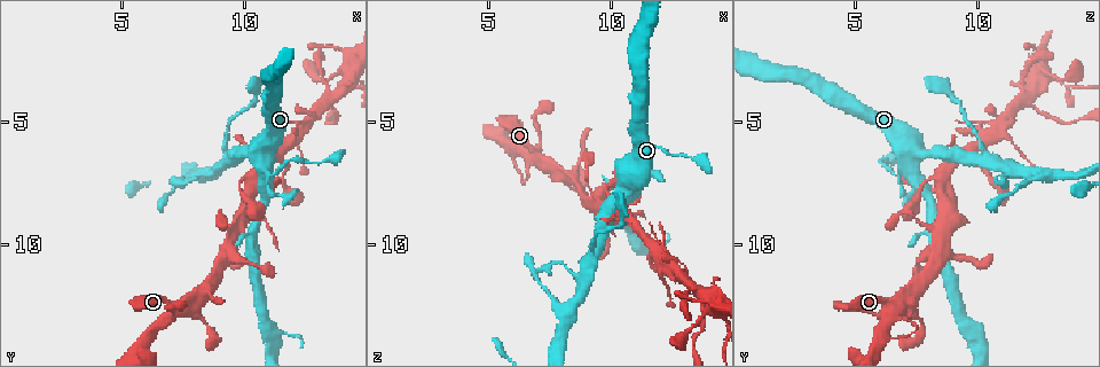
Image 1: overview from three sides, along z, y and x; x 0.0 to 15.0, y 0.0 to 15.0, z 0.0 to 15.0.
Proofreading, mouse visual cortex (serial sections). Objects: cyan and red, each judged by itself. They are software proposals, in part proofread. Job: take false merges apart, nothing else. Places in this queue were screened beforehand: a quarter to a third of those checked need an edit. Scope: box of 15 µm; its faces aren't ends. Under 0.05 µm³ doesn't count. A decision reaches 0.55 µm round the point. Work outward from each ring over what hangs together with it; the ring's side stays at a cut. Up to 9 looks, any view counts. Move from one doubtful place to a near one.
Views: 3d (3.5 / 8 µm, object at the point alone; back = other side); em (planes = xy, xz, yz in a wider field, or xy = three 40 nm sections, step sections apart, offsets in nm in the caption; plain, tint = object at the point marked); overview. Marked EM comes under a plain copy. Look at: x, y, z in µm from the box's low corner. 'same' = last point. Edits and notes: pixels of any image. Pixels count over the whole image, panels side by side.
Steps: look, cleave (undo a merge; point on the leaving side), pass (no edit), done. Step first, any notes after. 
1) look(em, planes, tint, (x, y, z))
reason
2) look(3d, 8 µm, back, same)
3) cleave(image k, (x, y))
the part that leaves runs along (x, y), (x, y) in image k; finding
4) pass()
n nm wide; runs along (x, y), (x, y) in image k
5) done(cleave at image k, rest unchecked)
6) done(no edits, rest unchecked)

look(3d, 3.5 µm, (7.0, 12.6, 6.4))

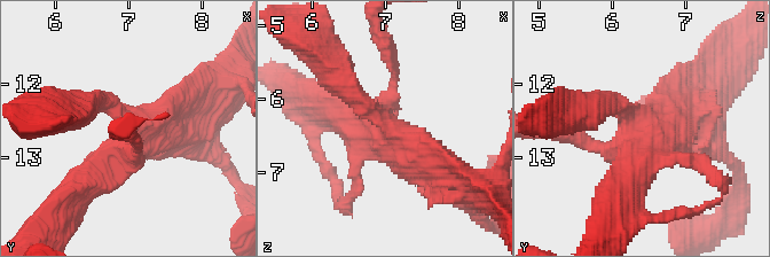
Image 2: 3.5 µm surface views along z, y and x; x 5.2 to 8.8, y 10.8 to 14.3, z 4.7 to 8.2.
look(em, xy, step 1, tint, (7.10, 12.60, 6.45))
now the EM

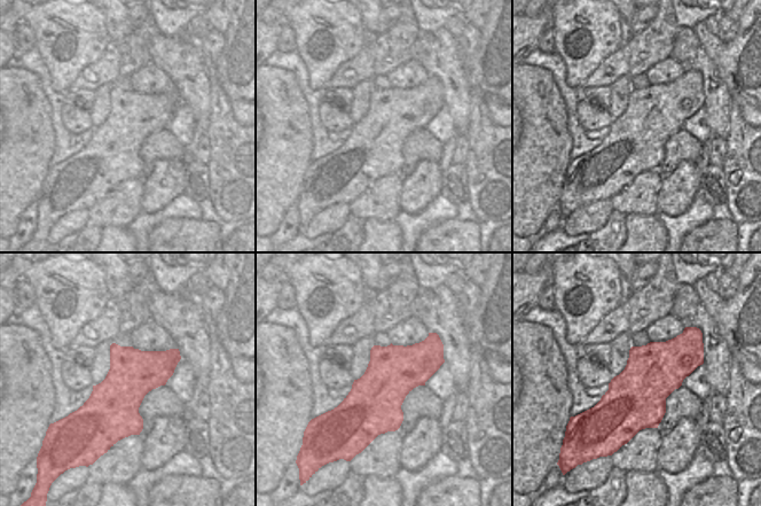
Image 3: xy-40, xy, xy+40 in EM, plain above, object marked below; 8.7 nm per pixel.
pass()
runs along (342, 83), (447, 182) in image 2; one cell here

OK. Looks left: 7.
look(3d, 8 µm, (10.2, 7.7, 8.5))
four-way junction

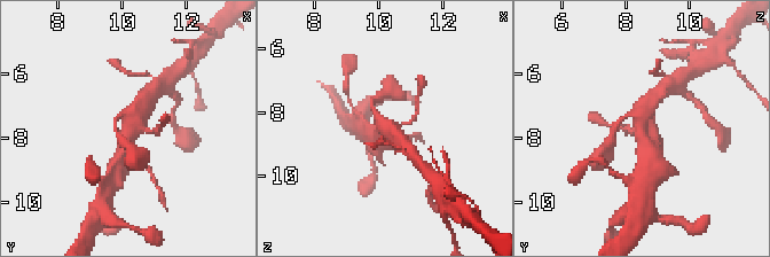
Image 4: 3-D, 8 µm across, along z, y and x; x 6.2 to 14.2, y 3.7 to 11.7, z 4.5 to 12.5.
look(3d, 3.5 µm, (10.4, 7.7, 8.4))
closer look

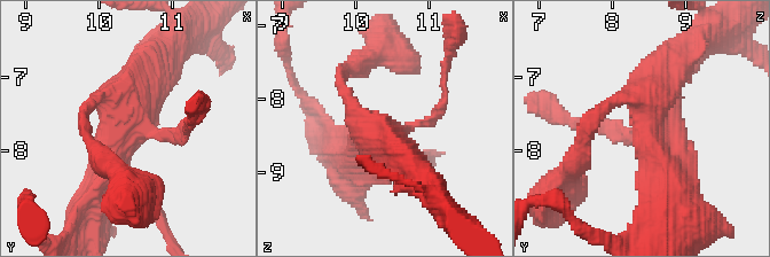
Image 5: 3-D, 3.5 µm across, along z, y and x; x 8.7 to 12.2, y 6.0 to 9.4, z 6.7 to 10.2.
look(em, xy, step 3, tint, (10.30, 7.70, 8.50))
now the EM

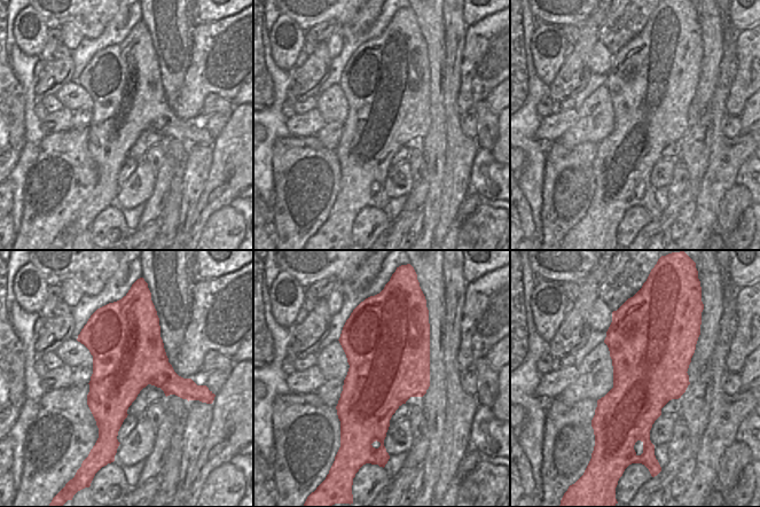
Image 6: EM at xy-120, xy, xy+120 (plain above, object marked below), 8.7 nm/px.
pass()
runs along (95, 192), (148, 61) in image 5; continuous, no second cell

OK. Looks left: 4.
look(3d, 3.5 µm, (9.3, 6.4, 10.3))
two arms in line, one across

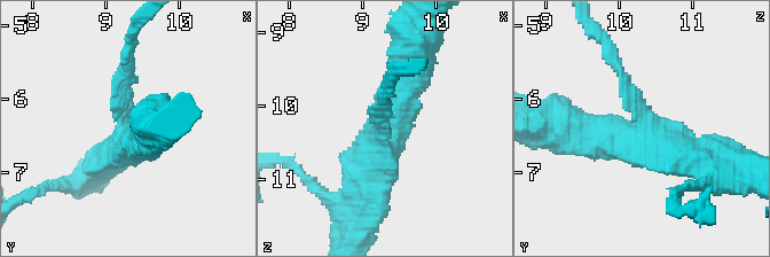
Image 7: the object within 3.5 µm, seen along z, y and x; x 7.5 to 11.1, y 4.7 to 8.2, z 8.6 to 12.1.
look(em, planes, tint, (9.25, 6.30, 10.35))

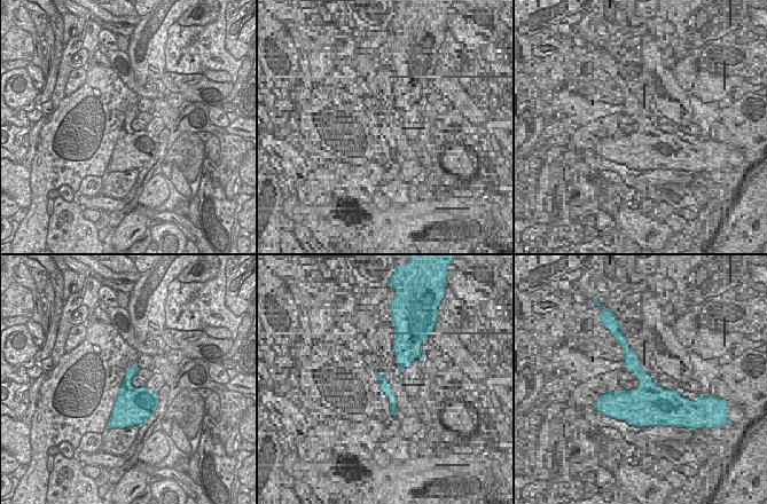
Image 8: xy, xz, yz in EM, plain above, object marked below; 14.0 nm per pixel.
pass()
runs along (408, 67), (366, 204) in image 7; one cell here

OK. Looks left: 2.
look(3d, 3.5 µm, (7.5, 7.4, 11.9))
thin neck

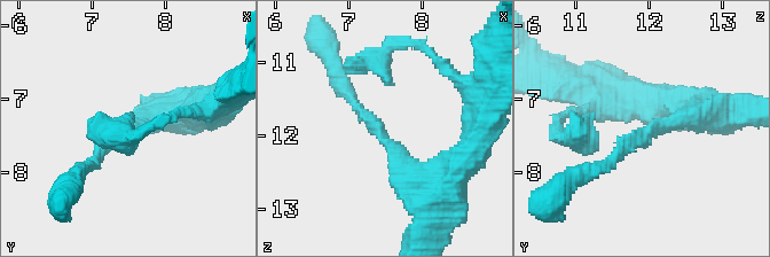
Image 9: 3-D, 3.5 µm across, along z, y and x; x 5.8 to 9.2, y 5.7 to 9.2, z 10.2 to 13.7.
look(em, planes, tint, (7.45, 7.45, 12.00))
arms of 150, 350 nm; now the EM

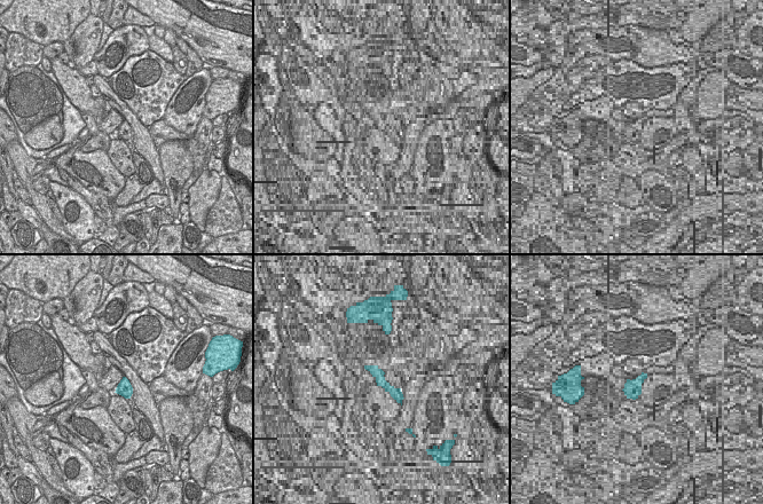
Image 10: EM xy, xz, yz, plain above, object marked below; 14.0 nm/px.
pass()
runs along (424, 189), (339, 84) in image 9; all the same cell

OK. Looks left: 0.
done(no edits, rest unchecked)

